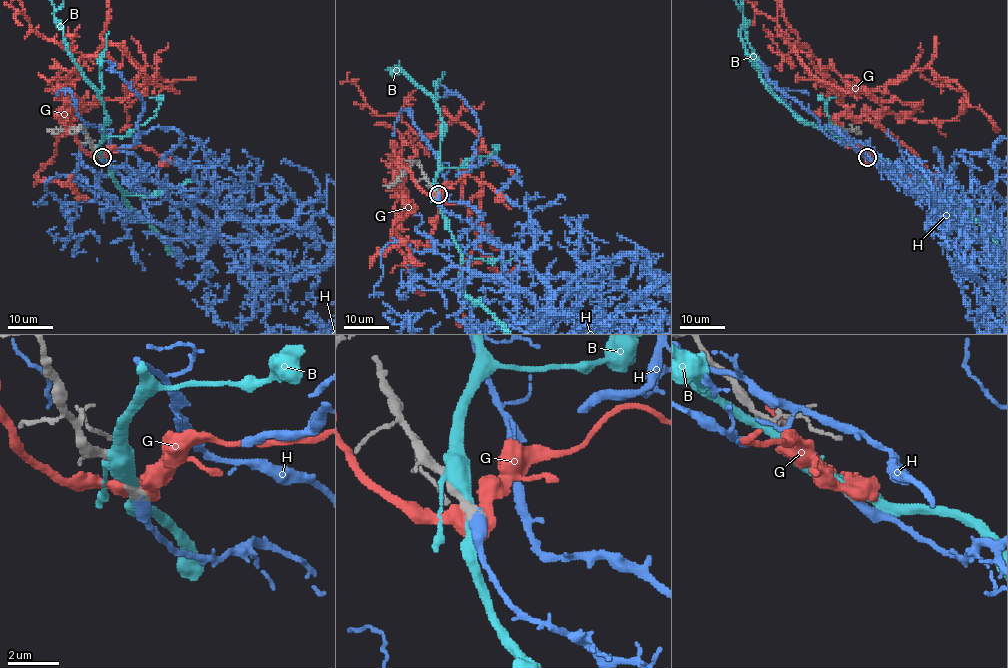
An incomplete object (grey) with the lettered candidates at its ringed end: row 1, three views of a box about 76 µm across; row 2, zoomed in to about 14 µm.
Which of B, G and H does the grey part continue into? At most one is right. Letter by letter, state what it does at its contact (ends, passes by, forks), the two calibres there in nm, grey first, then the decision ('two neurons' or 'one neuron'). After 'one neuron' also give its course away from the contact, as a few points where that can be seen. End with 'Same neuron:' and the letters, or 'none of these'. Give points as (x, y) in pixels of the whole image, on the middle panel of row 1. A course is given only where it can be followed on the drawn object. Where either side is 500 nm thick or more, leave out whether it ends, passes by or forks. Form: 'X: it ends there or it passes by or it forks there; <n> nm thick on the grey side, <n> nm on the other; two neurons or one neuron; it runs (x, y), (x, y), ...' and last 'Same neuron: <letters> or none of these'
B: it forks there; 280 nm thick on the grey side, 400 nm on the other; two neurons
G: 380 nm thick on the grey side, 500 nm on the other; two neurons
H: it ends there; 360 nm thick on the grey side, 400 nm on the other; one neuron
Same neuron: H

